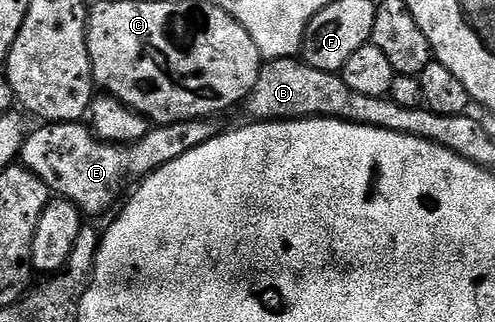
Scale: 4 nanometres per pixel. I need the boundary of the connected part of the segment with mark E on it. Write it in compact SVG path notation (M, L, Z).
M202 117L155 125L148 128L144 137L130 143L101 141L90 124L83 121L43 123L38 126L40 129L32 128L28 132L17 161L24 169L37 175L37 179L41 179L56 198L72 201L80 213L91 218L105 212L118 199L123 184L130 177L148 177L154 169L173 163L173 159L181 159L185 151L193 151L193 147L218 137L225 129L221 122L219 117Z

